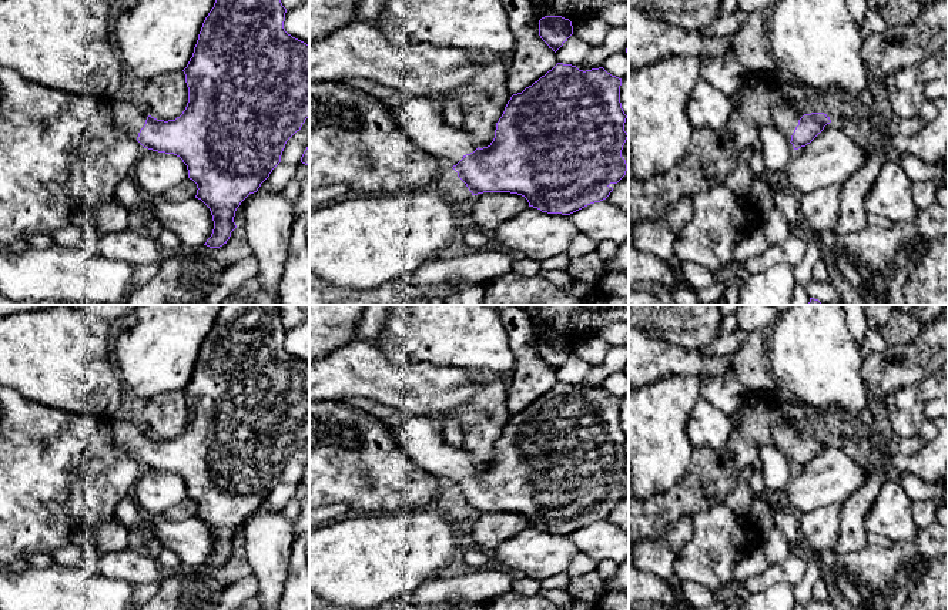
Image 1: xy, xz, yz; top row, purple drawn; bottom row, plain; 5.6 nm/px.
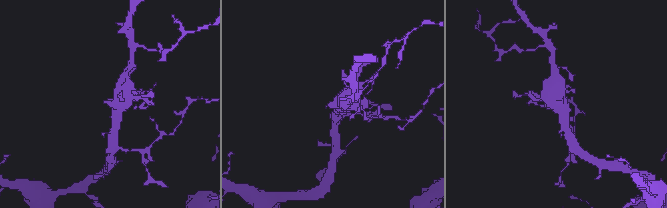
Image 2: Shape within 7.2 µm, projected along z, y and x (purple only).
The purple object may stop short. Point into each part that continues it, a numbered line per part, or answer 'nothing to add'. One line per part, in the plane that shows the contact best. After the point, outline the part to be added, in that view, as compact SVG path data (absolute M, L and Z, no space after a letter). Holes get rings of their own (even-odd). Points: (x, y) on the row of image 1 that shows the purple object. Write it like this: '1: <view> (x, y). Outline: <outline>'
1: xz (418, 116). Outline: M403 93L399 105L383 105L421 150L453 167L478 145L472 143L468 130L455 128L443 120L436 101L425 94Z

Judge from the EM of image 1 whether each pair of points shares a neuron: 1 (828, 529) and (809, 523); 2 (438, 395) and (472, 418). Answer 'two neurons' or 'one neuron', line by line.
1: one neuron
2: two neurons

